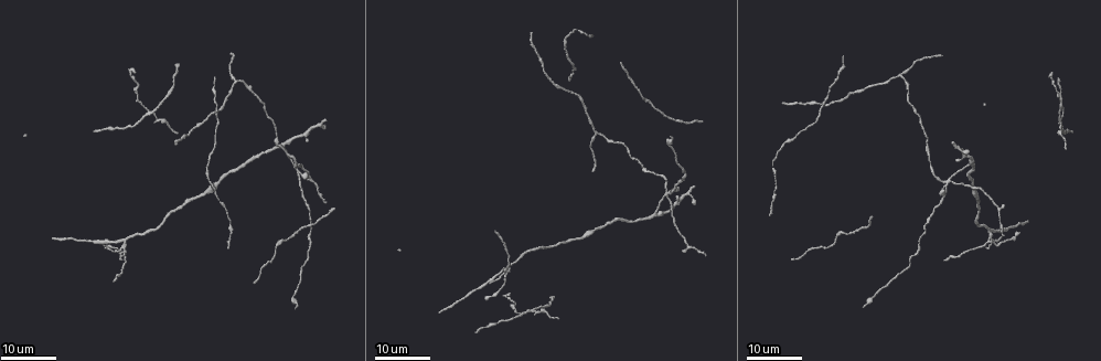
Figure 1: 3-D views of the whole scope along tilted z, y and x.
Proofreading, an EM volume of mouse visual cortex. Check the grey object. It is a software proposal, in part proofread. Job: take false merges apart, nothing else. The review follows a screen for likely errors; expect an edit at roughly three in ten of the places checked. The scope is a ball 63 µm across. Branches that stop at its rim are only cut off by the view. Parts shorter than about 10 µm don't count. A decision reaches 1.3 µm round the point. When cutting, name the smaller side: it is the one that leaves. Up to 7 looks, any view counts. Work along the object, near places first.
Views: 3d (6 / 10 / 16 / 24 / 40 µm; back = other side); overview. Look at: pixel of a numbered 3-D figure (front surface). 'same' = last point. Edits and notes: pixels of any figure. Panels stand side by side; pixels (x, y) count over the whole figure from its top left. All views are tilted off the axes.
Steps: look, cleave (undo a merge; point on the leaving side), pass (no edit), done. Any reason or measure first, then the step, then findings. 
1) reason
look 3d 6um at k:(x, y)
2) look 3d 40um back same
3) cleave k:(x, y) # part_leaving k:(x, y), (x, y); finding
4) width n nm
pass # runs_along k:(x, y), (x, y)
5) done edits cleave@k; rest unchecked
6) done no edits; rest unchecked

looks like a crossing
look 3d 24um at 1:(298, 169)

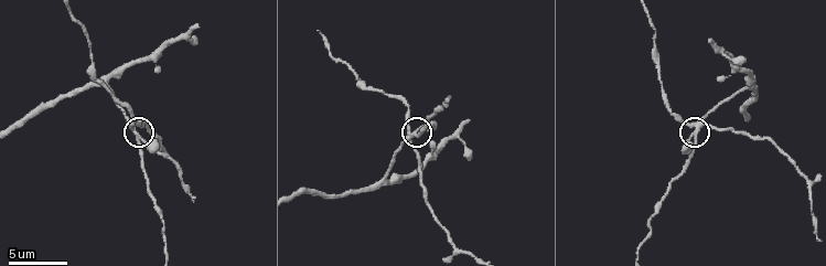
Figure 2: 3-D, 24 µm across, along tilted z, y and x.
look 3d 6um at 2:(412, 135)

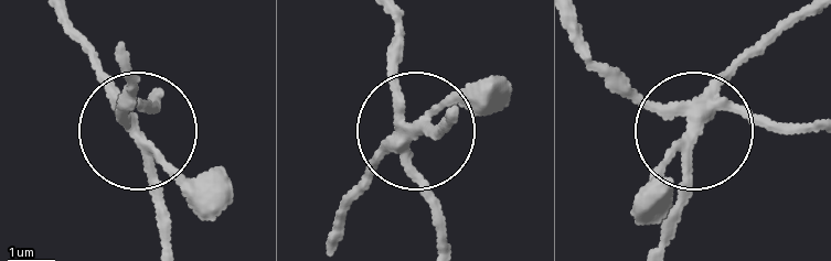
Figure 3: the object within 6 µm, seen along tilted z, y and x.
width 220 nm
cleave 3:(125, 112) # part_leaving 3:(134, 118), (119, 60); two cells meet here

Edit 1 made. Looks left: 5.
redraw
look overview

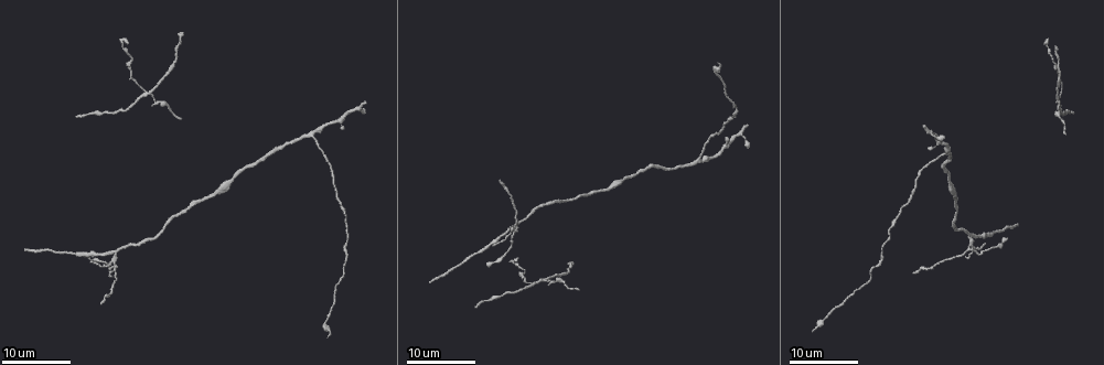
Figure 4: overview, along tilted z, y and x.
three-way junction
look 3d 24um at 4:(698, 160)

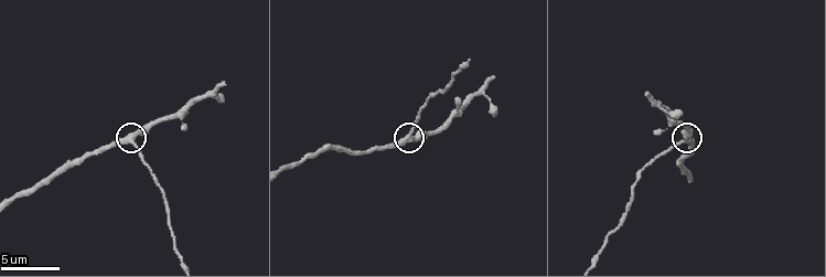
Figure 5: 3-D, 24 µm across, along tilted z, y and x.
closer look
look 3d 10um at 5:(411, 134)

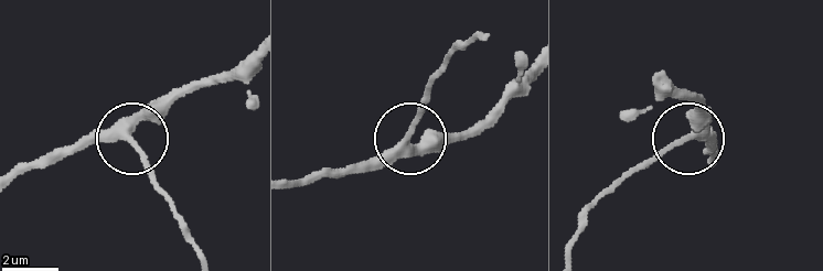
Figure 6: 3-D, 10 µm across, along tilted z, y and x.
pass # runs_along 6:(249, 99), (231, 76), (164, 98), (130, 143), (152, 177); one cell here

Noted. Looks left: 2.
four or more arms meet
look 3d 24um at 4:(544, 277)

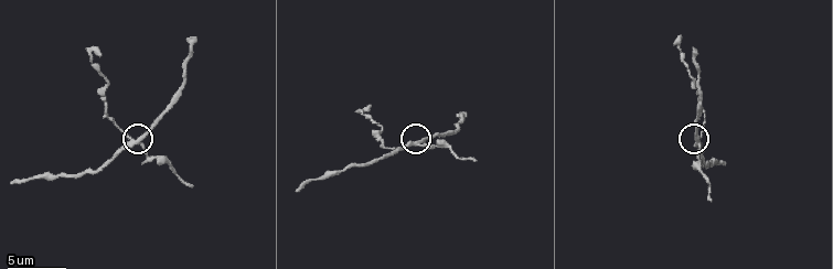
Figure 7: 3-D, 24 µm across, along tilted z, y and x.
look 3d 10um at 7:(136, 142)

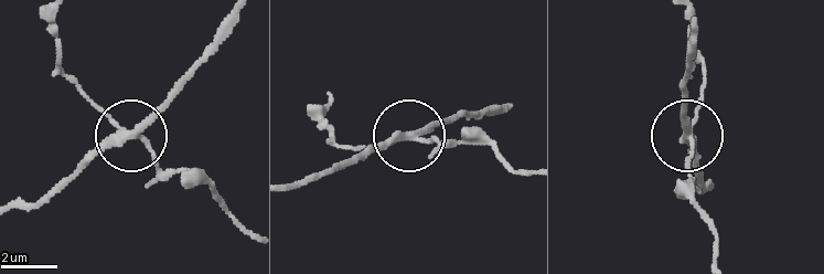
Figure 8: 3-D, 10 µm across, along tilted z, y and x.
cleave 8:(92, 104) # part_leaving 8:(124, 130), (60, 61), (55, 20); two cells meet here

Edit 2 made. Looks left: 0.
done edits cleave@3, cleave@8; rest unchecked

